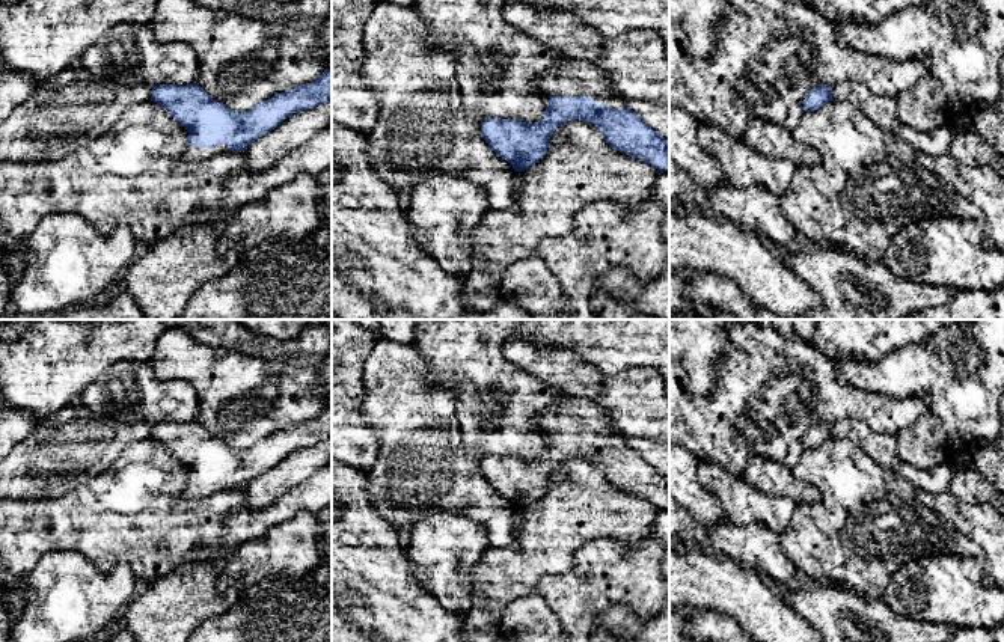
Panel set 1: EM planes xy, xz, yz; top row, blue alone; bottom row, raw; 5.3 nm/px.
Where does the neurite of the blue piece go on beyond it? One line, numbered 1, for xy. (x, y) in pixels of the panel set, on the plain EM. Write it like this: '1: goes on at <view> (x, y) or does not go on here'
1: goes on at xy (192, 490)

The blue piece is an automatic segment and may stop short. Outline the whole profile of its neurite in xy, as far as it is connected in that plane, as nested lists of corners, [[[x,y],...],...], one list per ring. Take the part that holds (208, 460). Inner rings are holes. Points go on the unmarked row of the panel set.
[[[332,407],[243,451],[214,439],[197,420],[154,423],[151,439],[163,443],[188,469],[182,496],[207,497],[217,491],[241,490],[289,452],[332,439]]]

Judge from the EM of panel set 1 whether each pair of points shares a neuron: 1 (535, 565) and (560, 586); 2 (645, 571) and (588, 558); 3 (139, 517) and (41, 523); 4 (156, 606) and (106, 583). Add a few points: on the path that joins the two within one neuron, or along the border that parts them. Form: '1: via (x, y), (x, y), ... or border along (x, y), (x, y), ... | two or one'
1: border along (575, 553), (567, 570), (546, 574), (532, 593) | two
2: via (632, 571), (608, 571), (602, 568) | one
3: via (115, 517), (109, 520), (65, 523) | one
4: border along (142, 586), (116, 618) | two

